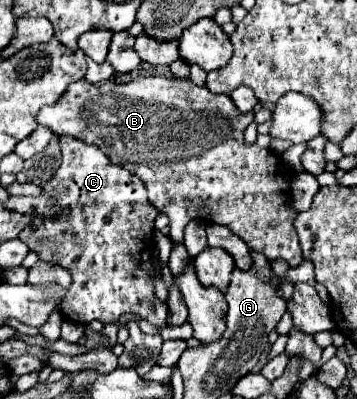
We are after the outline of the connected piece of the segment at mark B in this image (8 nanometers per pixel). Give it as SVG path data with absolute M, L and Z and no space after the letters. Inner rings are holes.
M142 76L126 84L108 80L98 86L82 78L72 84L56 104L44 106L36 118L38 124L48 126L58 136L74 136L84 144L98 146L112 164L136 174L148 190L150 204L170 218L168 226L174 246L182 244L184 226L192 218L202 218L228 226L268 260L282 258L290 268L302 262L302 248L294 228L298 212L294 210L290 194L292 174L274 152L252 152L254 144L246 144L244 130L254 120L254 112L240 112L228 94L214 94L208 92L206 86L200 88L190 80L166 76Z

